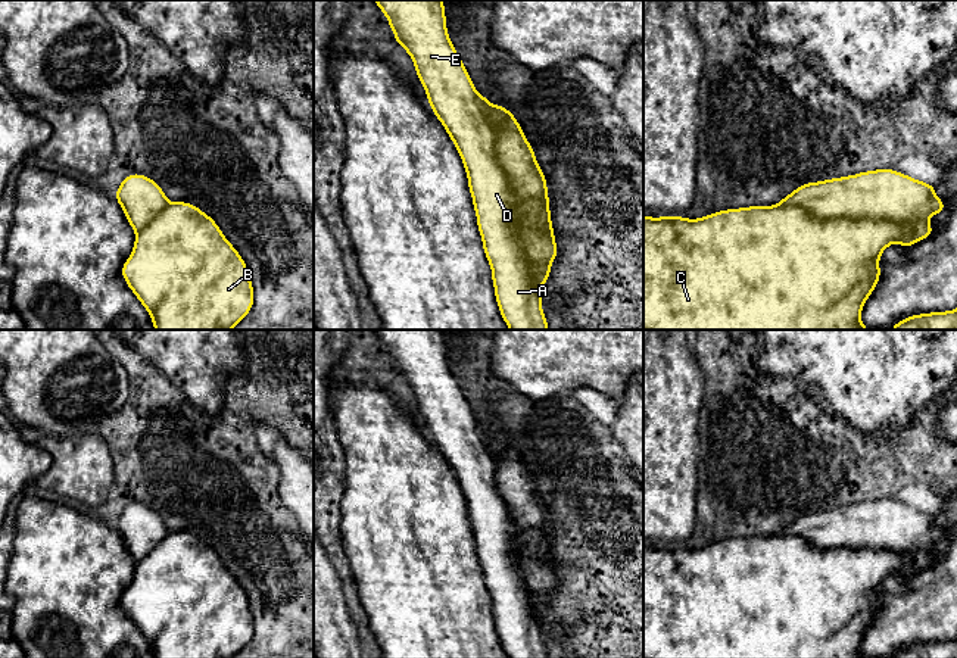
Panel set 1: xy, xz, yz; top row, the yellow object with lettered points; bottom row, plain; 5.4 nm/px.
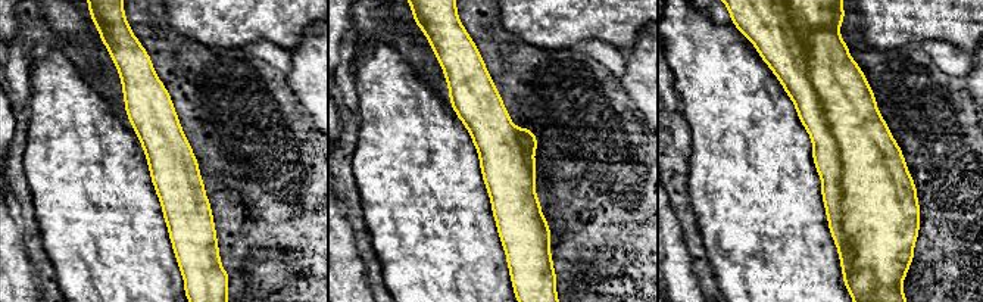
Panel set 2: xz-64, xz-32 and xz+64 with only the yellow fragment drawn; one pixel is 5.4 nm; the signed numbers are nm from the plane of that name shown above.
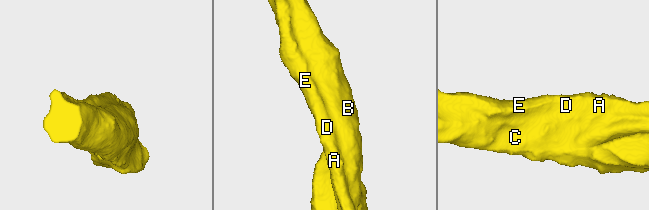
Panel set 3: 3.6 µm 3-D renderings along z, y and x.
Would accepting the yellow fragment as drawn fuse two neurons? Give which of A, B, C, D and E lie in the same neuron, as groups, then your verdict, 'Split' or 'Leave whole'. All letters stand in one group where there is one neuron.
Groups: A B C D E. Leave whole

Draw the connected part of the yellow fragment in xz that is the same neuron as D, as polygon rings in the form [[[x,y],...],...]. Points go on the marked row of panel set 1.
[[[374,0],[411,56],[433,113],[445,127],[465,166],[477,227],[490,263],[495,297],[509,330],[549,330],[542,312],[542,286],[558,256],[548,183],[517,118],[478,94],[446,28],[442,0]]]

